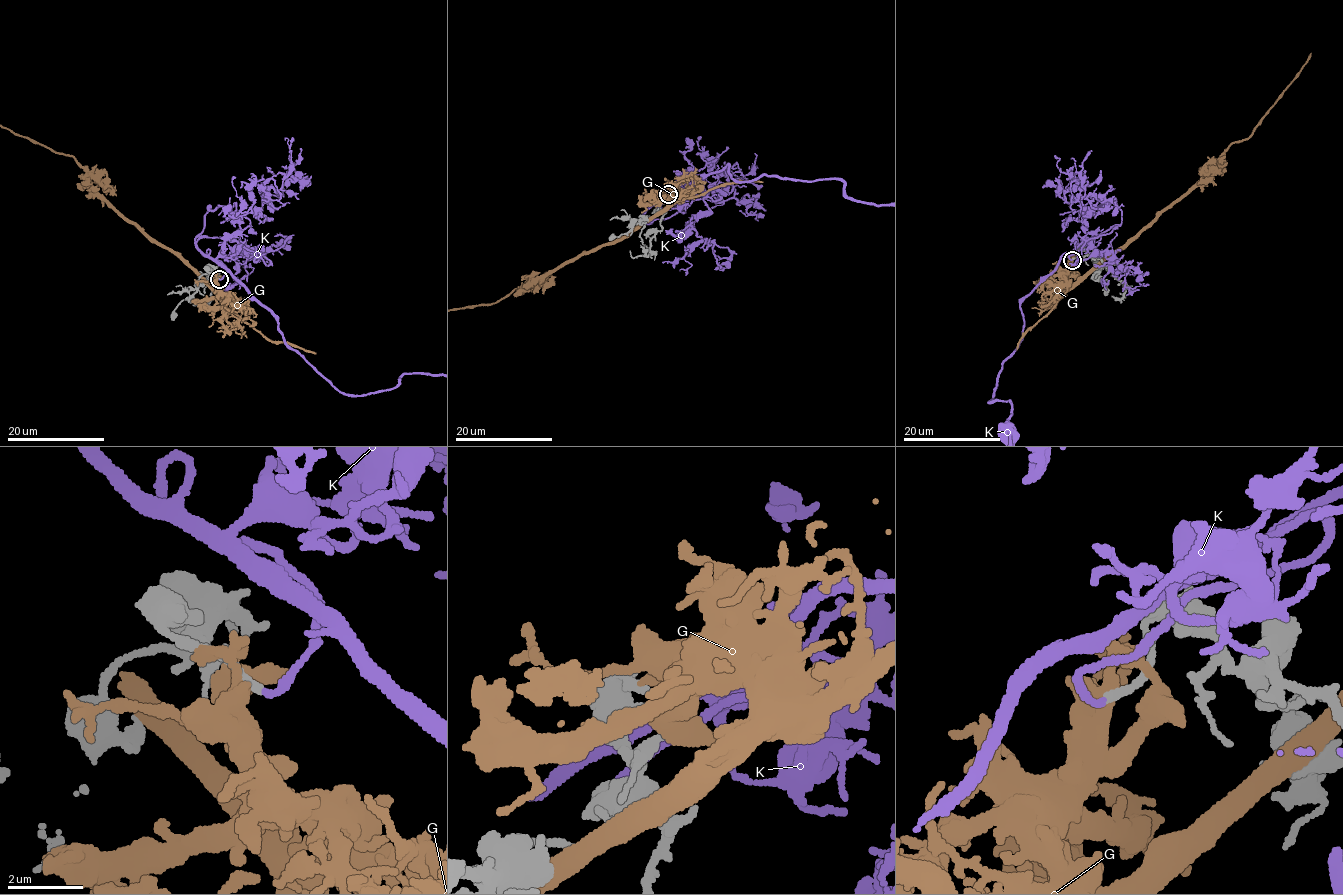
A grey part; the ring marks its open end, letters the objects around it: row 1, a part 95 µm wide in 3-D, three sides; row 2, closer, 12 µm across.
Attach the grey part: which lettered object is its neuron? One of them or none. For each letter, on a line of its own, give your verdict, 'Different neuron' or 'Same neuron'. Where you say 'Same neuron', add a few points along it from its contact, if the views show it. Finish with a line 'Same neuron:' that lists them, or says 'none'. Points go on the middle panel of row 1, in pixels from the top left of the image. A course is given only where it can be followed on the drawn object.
G: Different neuron
K: Same neuron
Same neuron: K

